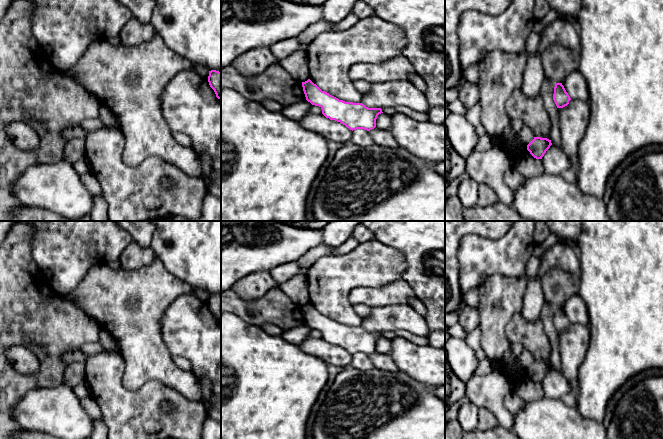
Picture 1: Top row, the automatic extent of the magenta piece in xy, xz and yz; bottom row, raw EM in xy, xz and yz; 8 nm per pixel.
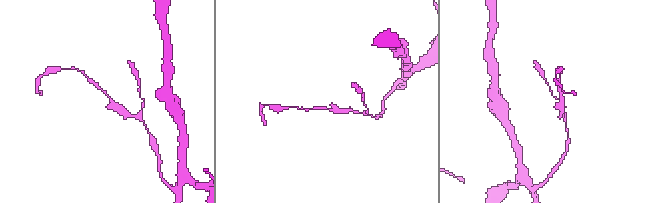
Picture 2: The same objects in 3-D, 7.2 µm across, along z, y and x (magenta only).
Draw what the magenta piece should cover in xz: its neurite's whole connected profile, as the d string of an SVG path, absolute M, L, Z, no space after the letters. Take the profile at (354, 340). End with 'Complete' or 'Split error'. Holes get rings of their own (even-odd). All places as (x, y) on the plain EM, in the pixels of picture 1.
M310 303L302 306L302 311L306 324L312 329L319 330L326 342L340 346L352 355L374 353L378 339L383 337L381 332L368 332L362 327L339 324L322 315Z. Complete

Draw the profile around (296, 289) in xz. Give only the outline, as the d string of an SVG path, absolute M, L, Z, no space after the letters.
M301 272L291 280L279 284L282 290L294 303L302 306L310 303L307 276Z

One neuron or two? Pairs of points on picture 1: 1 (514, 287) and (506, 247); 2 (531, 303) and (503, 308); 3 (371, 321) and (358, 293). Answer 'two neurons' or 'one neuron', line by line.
1: two neurons
2: two neurons
3: two neurons

